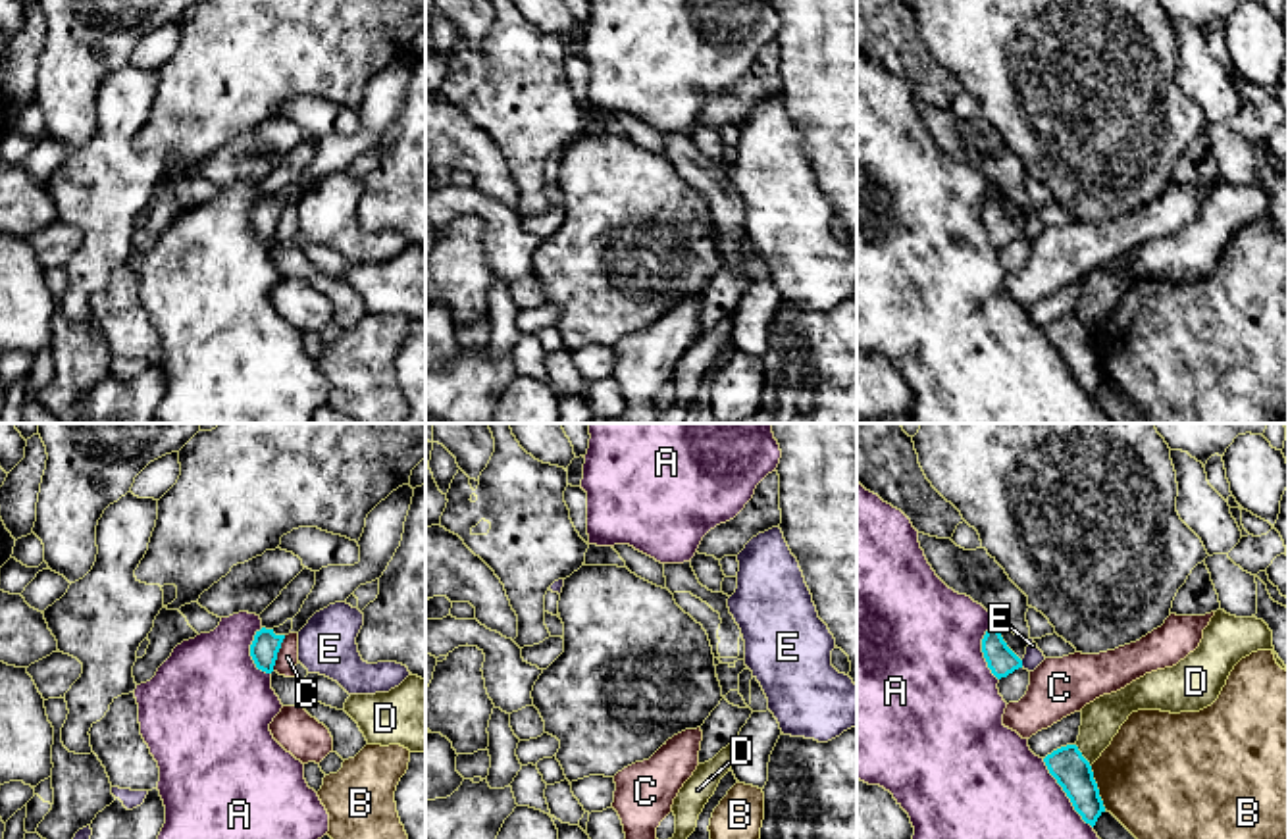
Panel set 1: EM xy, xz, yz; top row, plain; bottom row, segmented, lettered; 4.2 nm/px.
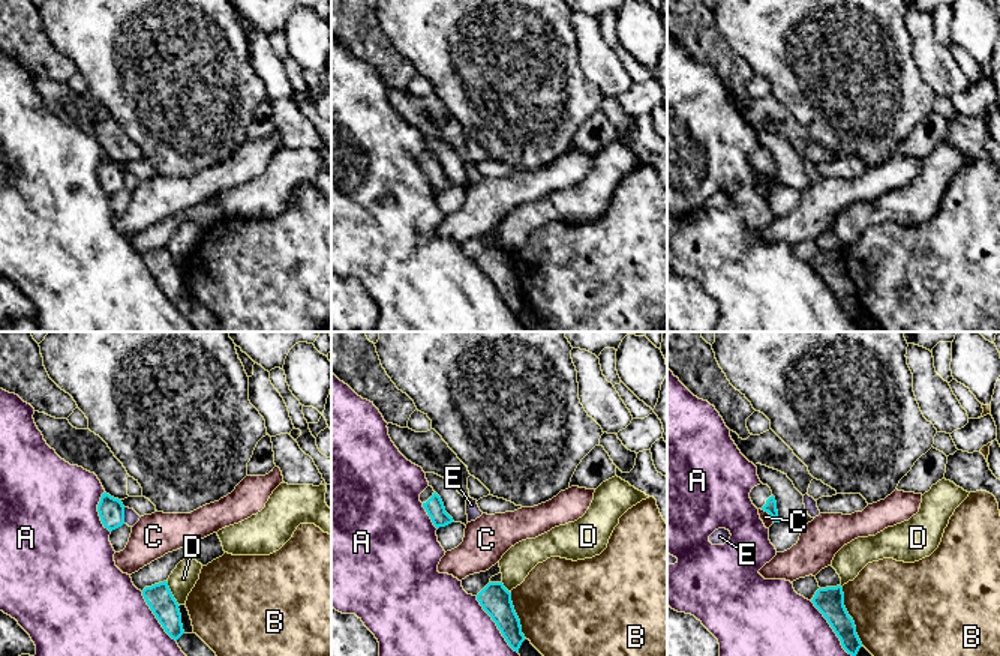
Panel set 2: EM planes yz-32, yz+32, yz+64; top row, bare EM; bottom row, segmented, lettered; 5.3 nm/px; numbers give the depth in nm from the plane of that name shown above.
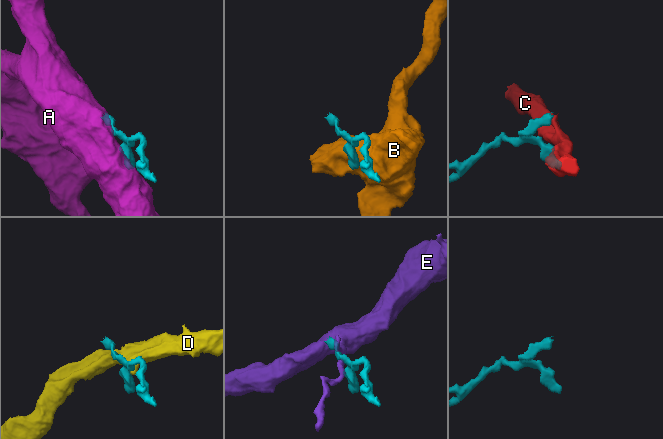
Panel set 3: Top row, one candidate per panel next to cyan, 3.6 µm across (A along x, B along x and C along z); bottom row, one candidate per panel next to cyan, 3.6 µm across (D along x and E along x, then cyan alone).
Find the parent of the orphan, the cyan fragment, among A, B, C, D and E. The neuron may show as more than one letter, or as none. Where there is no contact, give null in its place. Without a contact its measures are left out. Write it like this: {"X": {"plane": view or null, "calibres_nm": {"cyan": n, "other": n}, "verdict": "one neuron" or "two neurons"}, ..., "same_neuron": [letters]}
{"A": {"plane": "yz", "calibres_nm": {"cyan": 160, "other": 400}, "verdict": "two neurons"}, "B": {"plane": "yz", "calibres_nm": {"cyan": 160, "other": 460}, "verdict": "two neurons"}, "C": {"plane": "xy", "calibres_nm": {"cyan": 120, "other": 90}, "verdict": "two neurons"}, "D": {"plane": "yz", "calibres_nm": {"cyan": 160, "other": 160}, "verdict": "two neurons"}, "E": {"plane": "yz", "calibres_nm": {"cyan": 120, "other": 80}, "verdict": "two neurons"}, "same_neuron": []}

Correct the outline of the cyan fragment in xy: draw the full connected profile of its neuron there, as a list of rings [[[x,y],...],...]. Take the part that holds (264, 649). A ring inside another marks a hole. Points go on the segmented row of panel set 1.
[[[287,620],[283,625],[256,631],[254,641],[250,645],[250,656],[258,670],[271,674],[277,652],[281,648],[283,639],[291,633],[293,620]]]

